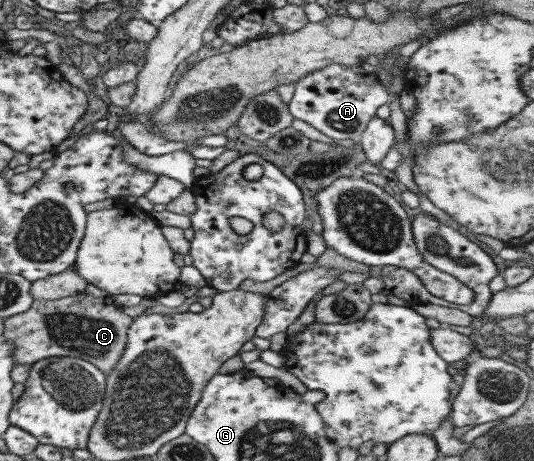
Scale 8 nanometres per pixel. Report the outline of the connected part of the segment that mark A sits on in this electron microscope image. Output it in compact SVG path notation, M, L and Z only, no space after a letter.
M363 61L355 65L332 63L297 81L294 96L288 103L289 113L293 114L294 119L301 119L301 121L309 123L331 139L353 139L353 141L359 142L361 133L365 131L367 124L376 116L377 109L384 103L390 103L390 94L378 82L376 74L363 70L362 64Z

